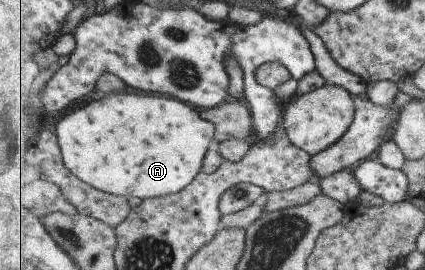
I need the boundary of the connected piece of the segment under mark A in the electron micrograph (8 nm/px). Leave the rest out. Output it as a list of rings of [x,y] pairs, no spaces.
[[[109,92],[106,98],[76,108],[57,122],[56,134],[65,165],[78,178],[107,193],[130,198],[137,196],[142,200],[179,193],[201,172],[205,156],[214,146],[216,126],[204,120],[190,103],[177,98],[152,96],[144,92],[118,92]]]

